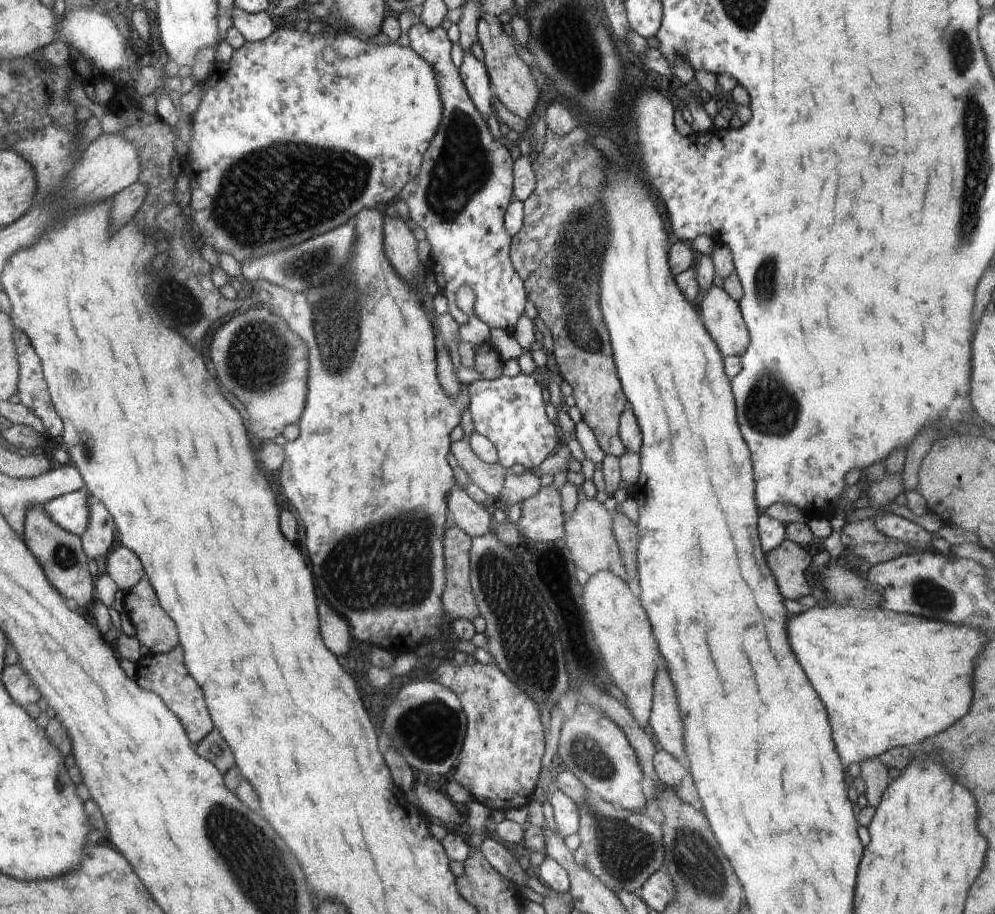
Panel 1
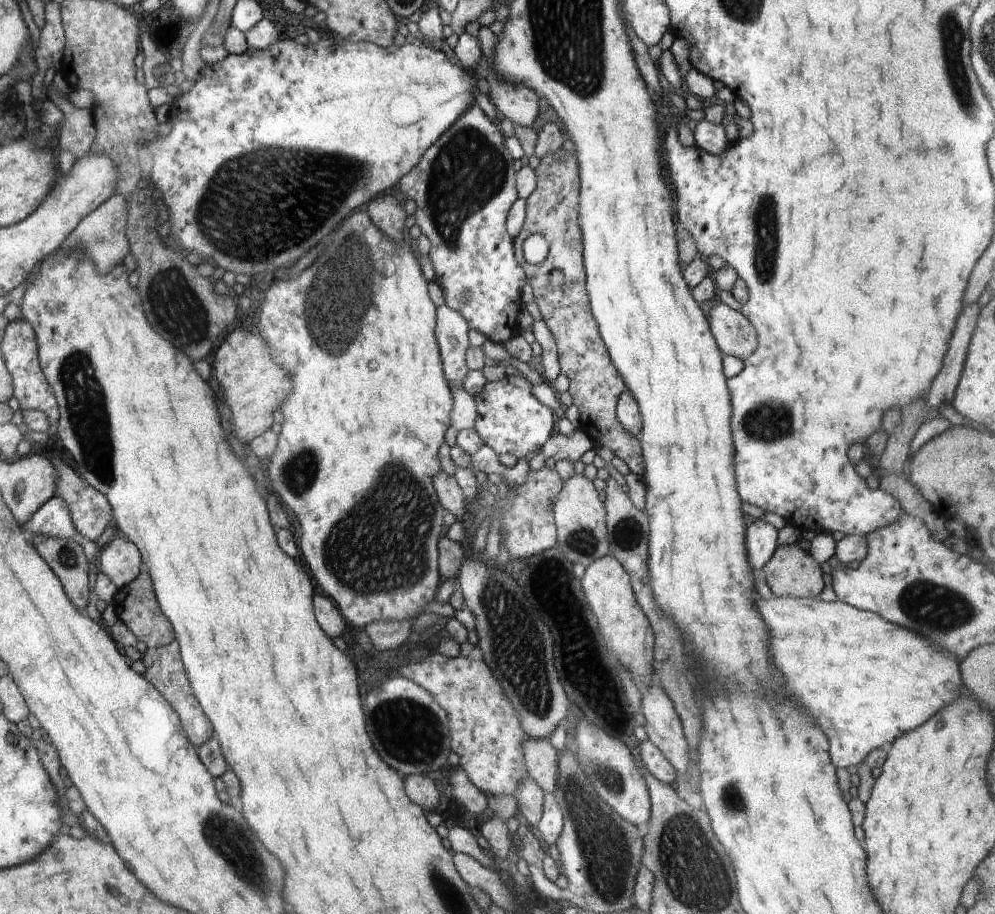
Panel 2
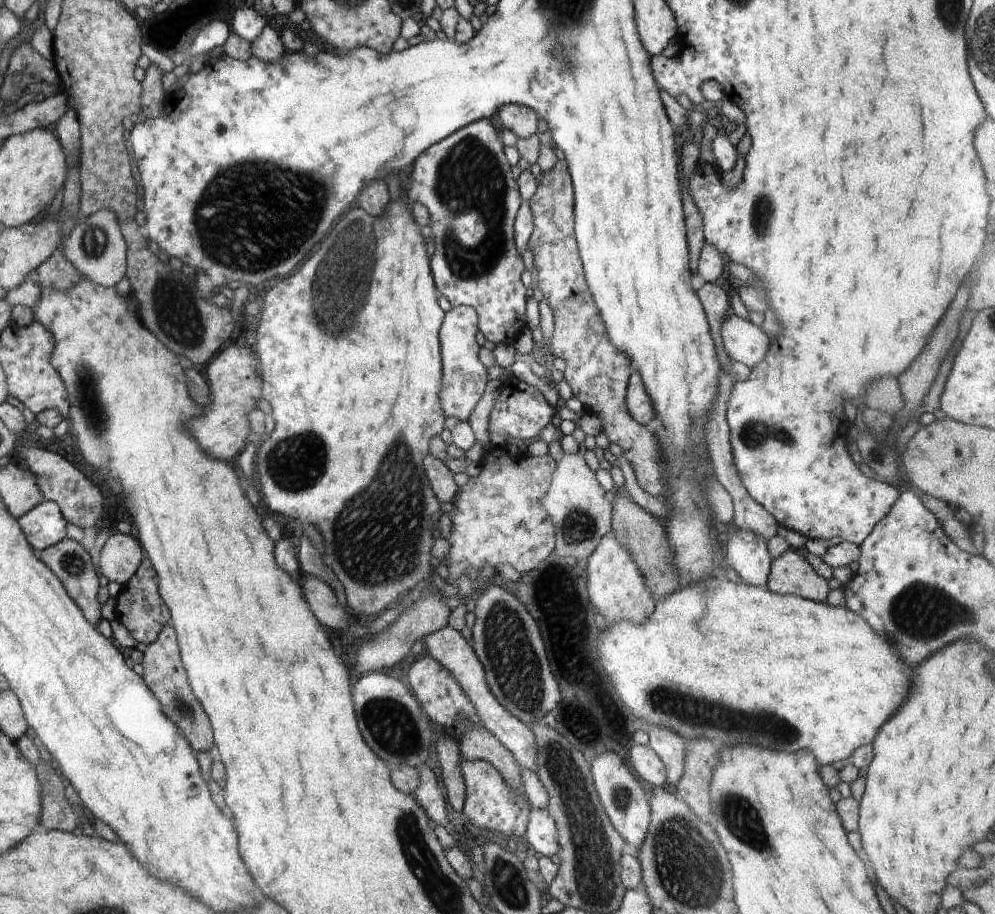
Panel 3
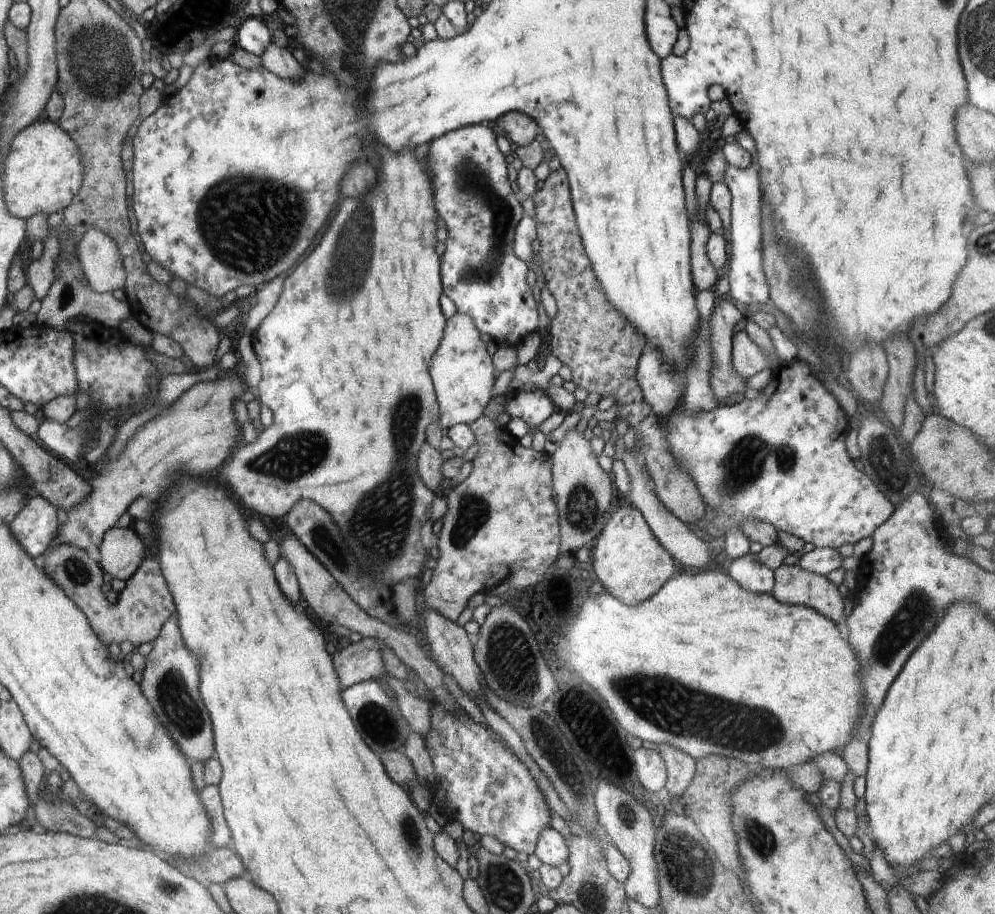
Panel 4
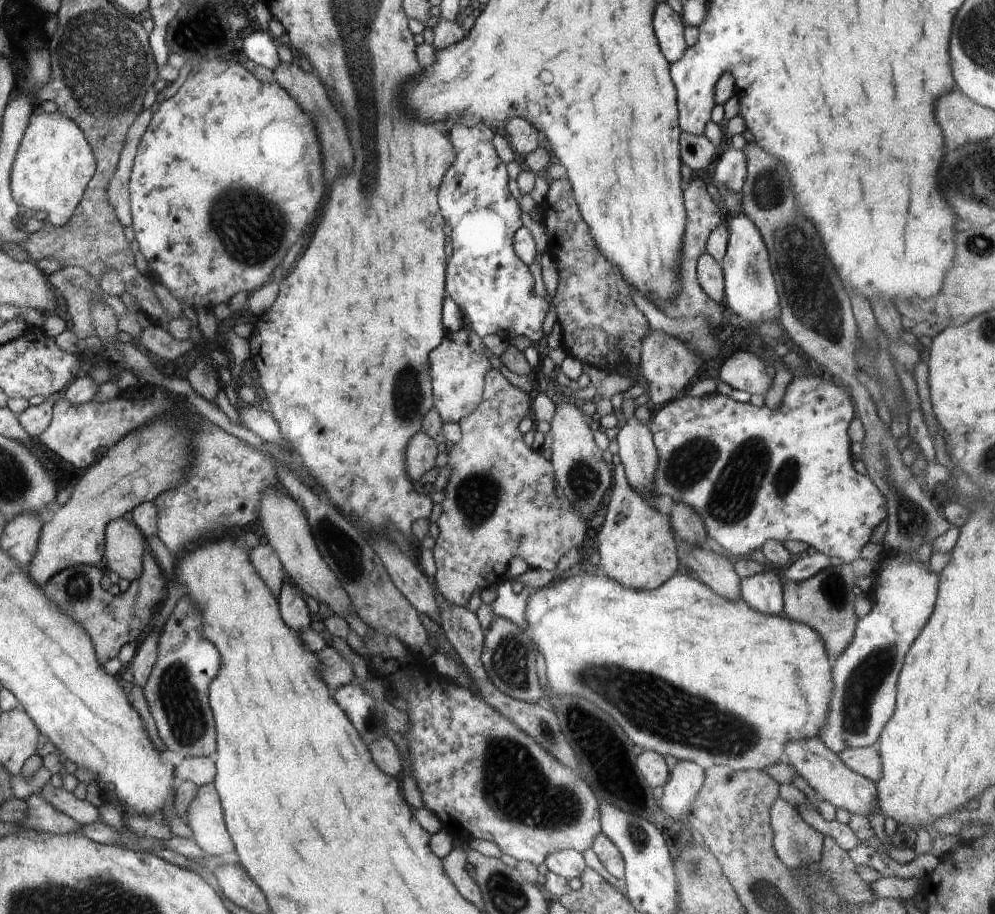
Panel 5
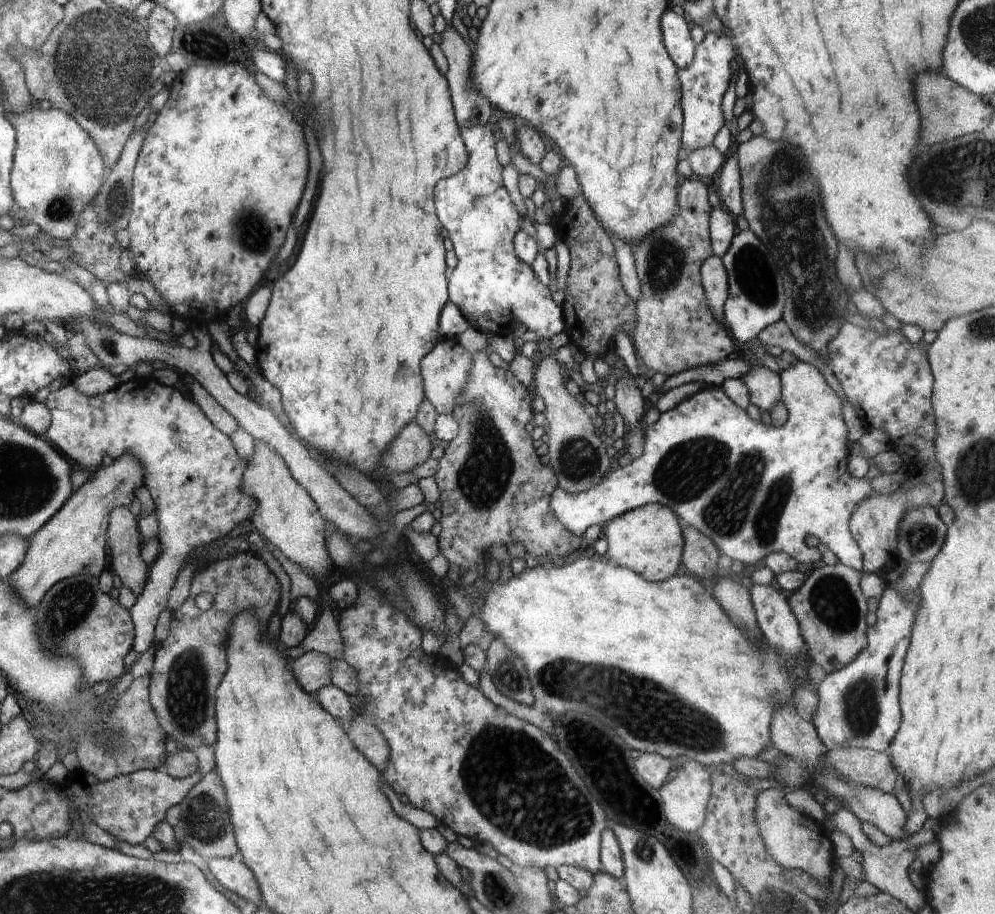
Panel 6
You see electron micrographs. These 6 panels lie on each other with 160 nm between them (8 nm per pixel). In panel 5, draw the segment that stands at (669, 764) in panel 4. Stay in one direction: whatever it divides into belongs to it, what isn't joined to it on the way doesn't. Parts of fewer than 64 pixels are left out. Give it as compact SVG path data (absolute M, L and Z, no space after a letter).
M679 760L669 775L660 804L664 804L674 818L686 820L694 797L704 784L705 770L695 762Z

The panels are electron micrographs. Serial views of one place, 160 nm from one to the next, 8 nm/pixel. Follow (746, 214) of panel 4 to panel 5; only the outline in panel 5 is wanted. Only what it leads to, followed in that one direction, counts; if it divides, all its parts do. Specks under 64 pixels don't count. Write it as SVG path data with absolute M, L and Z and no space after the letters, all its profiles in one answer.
M742 213L732 215L726 222L729 230L727 251L719 264L723 270L726 304L748 325L778 320L781 313L780 299L771 271L767 248L758 227Z

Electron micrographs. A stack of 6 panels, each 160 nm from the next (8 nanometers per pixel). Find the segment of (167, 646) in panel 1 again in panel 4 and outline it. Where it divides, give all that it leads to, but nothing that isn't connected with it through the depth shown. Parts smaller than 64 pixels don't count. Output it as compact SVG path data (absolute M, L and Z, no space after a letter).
M68 543L63 545L52 544L43 555L43 571L63 592L66 592L66 596L86 615L92 630L106 646L109 646L111 642L120 644L122 641L128 640L137 648L141 644L146 644L146 642L154 642L159 636L161 626L176 612L175 602L163 577L159 562L152 553L145 557L138 570L130 577L130 580L125 582L125 588L119 592L119 597L115 604L109 604L100 589L103 584L102 575L104 574L102 567L90 558L85 550Z

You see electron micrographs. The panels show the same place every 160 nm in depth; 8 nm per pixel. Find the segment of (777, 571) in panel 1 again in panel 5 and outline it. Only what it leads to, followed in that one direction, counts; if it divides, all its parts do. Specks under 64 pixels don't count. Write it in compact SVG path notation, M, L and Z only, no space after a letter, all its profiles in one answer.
M858 558L838 566L830 565L813 577L800 582L792 582L788 579L785 582L782 581L785 616L791 621L803 622L818 631L822 637L825 652L828 653L830 659L835 659L850 644L854 636L858 619L854 613L854 600L856 598L856 594L852 591L855 586L854 579L858 576L874 576L878 569L879 562Z

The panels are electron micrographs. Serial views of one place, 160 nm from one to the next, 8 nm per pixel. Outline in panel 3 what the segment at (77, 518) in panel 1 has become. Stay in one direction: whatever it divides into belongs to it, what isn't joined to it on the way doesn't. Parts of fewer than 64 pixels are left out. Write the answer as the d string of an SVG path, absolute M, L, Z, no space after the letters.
M43 500L17 521L32 548L43 551L67 538L67 522L54 501Z

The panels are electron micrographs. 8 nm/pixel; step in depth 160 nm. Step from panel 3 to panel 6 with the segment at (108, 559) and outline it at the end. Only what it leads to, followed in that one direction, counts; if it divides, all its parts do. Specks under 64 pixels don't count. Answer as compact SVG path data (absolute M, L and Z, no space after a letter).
M116 507L109 516L108 546L112 556L112 568L126 586L139 597L149 579L149 564L140 557L138 517L129 508Z

